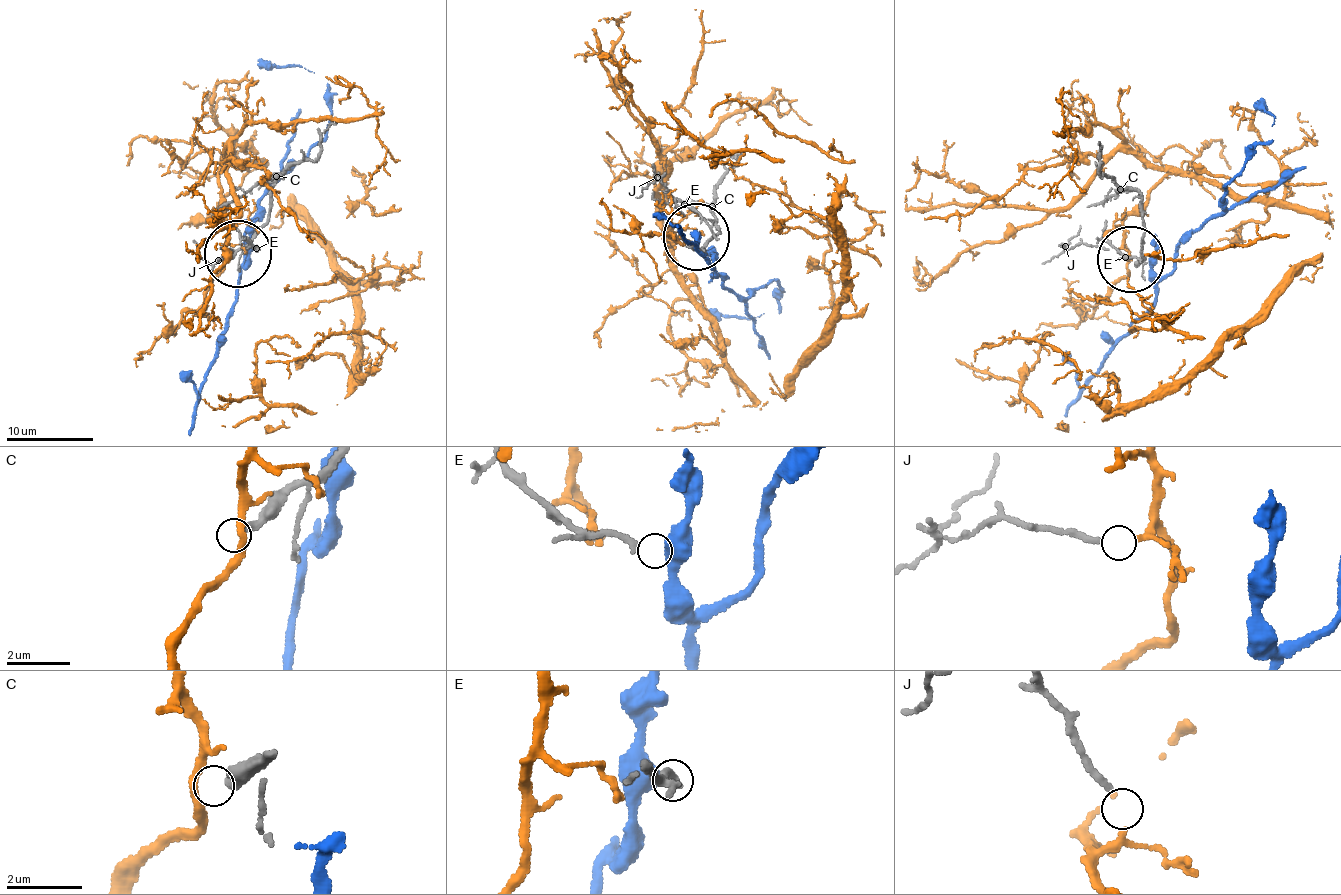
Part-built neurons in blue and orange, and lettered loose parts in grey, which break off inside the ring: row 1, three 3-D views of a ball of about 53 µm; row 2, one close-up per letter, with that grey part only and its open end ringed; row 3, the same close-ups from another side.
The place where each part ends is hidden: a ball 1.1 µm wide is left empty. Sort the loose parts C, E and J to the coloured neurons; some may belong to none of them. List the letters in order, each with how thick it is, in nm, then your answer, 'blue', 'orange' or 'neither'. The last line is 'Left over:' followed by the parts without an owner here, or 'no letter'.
C: 300 nm | neither
E: 180 nm | neither
J: 180 nm | orange
Left over: C, E

